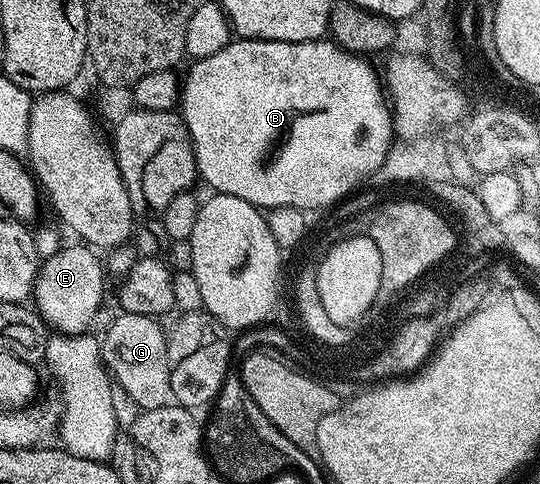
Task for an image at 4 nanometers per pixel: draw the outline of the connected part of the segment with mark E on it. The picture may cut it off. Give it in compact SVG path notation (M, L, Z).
M87 244L75 245L65 245L54 252L54 256L43 259L36 275L36 285L32 288L36 313L58 334L85 333L95 320L104 298L106 270L101 255Z

